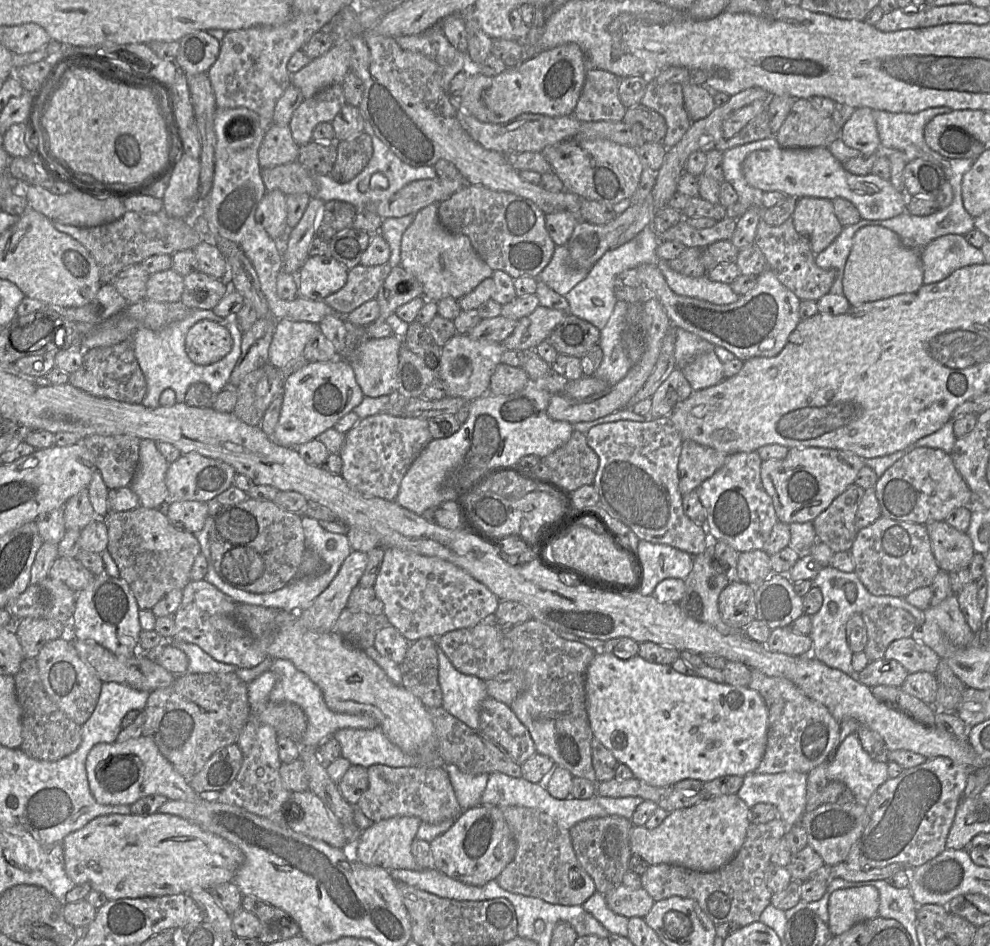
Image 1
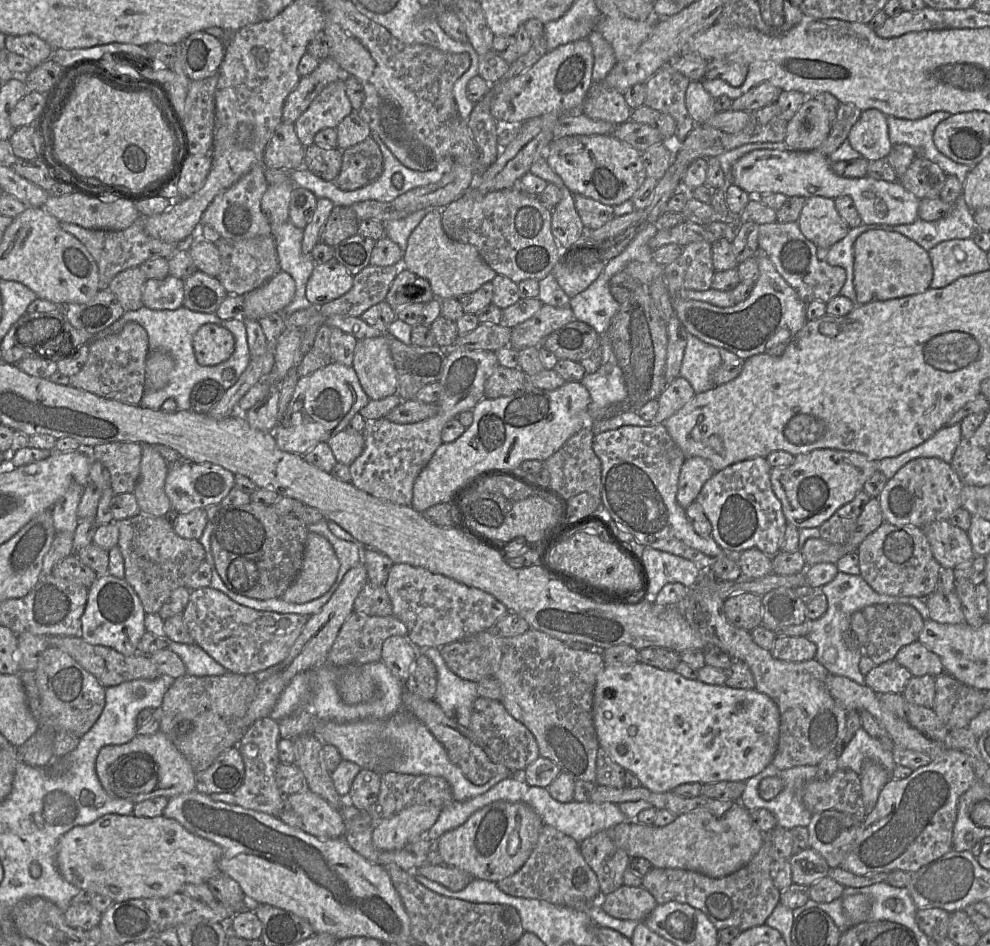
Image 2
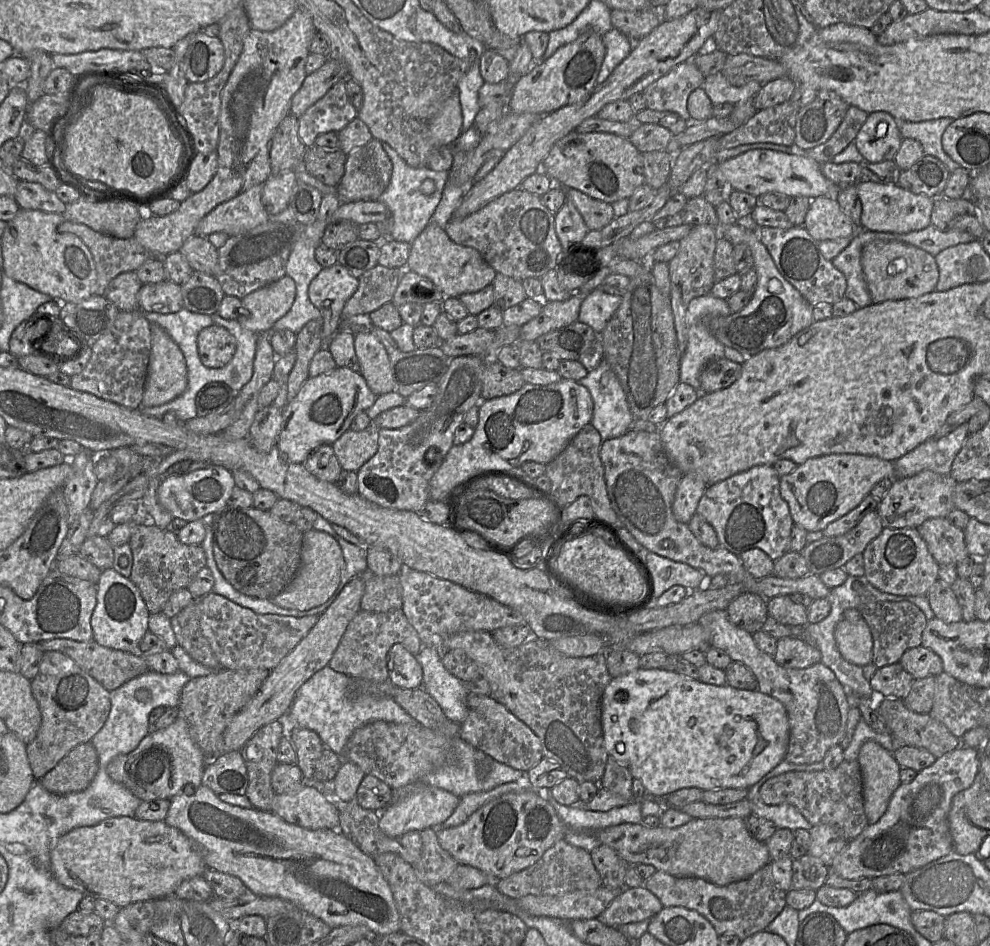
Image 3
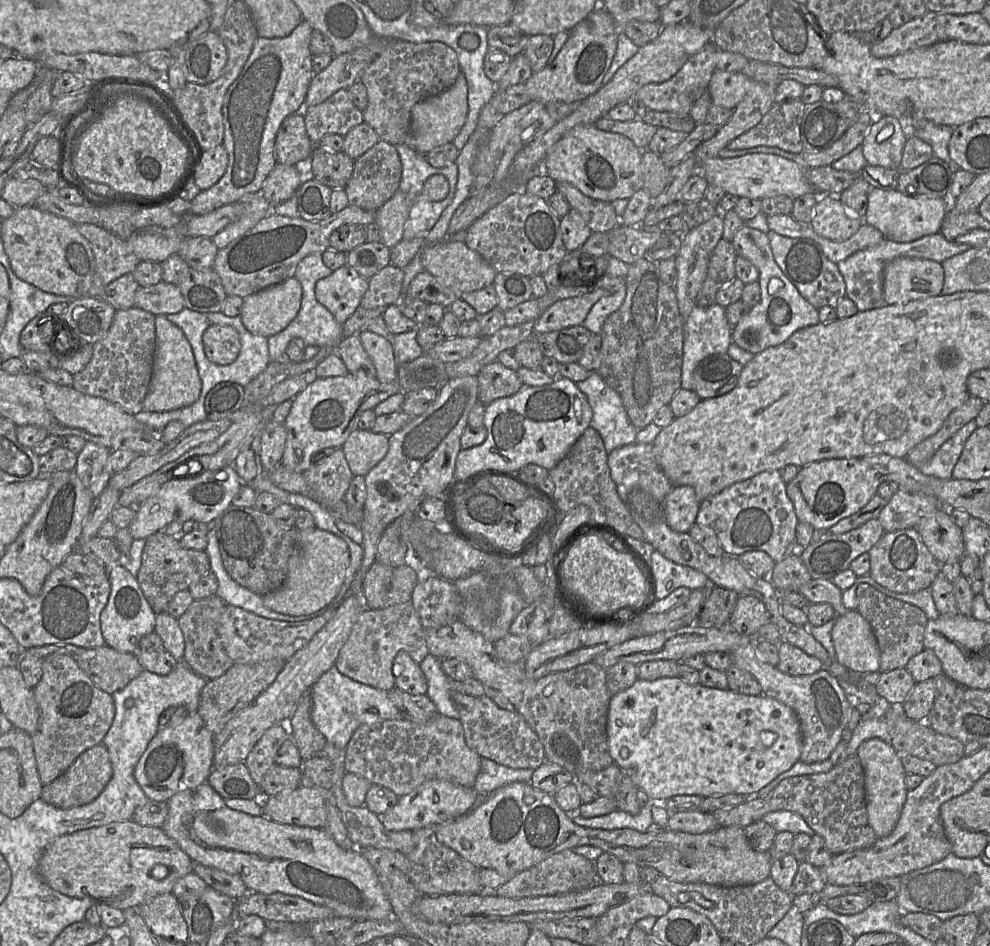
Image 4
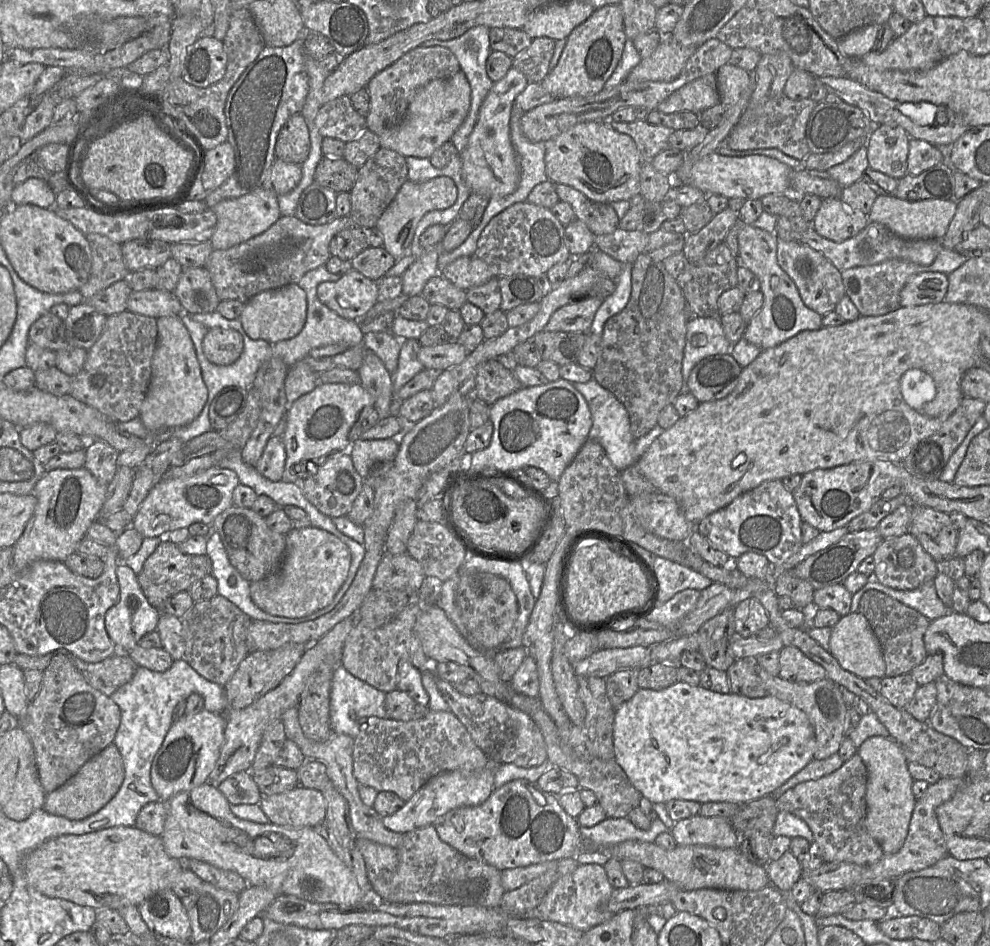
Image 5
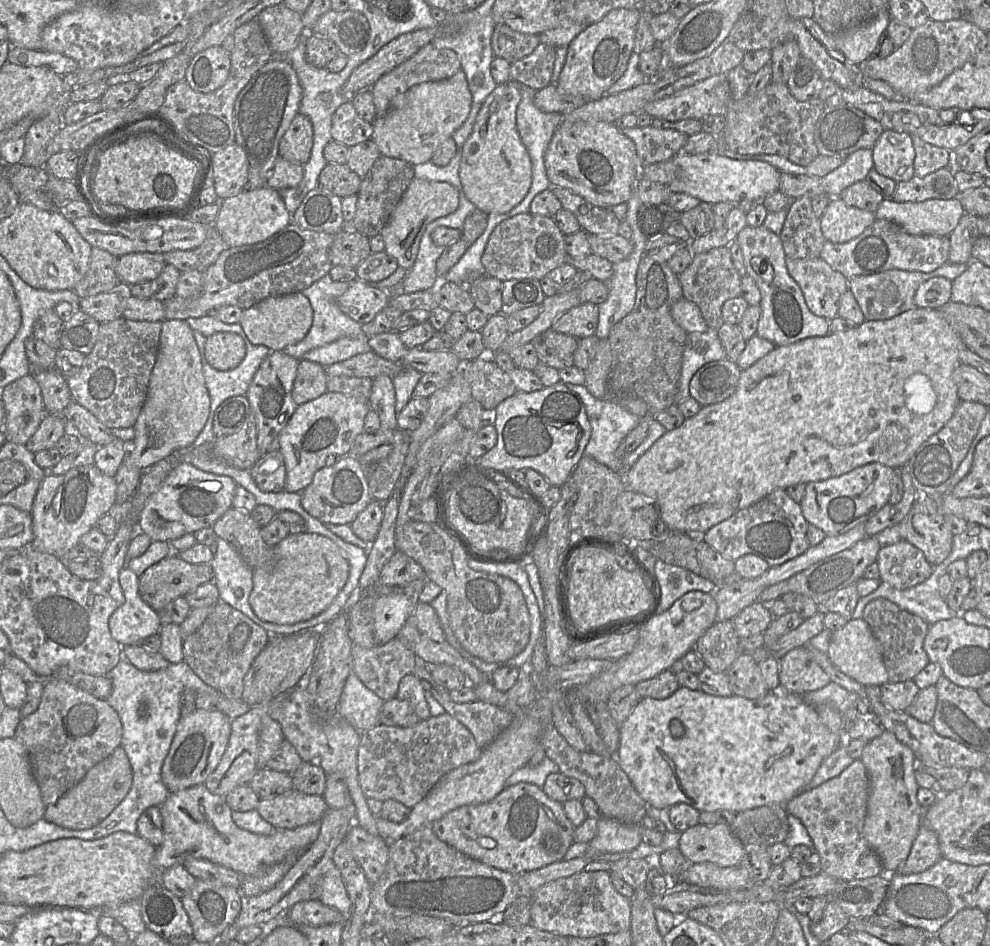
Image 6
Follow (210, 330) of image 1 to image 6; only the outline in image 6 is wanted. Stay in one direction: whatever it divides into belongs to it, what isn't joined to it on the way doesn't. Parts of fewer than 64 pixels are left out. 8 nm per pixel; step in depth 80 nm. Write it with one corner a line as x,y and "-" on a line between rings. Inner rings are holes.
216,332
206,338
205,357
216,370
227,371
239,366
246,355
246,344
235,332

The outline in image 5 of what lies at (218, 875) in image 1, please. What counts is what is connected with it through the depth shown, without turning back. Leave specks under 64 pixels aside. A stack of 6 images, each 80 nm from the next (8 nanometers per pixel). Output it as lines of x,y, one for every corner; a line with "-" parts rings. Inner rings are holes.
115,826
82,835
49,839
23,860
28,884
50,898
61,898
94,909
122,910
138,906
157,891
170,889
185,862
170,857
161,836
136,826

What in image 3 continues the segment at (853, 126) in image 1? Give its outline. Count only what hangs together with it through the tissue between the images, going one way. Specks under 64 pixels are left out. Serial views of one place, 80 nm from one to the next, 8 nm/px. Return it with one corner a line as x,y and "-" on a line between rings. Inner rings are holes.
884,111
868,114
854,143
864,159
871,163
893,160
903,137
898,120

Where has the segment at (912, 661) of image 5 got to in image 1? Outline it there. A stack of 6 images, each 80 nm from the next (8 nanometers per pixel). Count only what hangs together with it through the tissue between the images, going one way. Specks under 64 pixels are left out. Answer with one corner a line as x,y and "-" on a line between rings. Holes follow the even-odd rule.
873,606
861,613
867,629
867,644
864,649
870,661
883,659
888,646
895,640
909,638
916,627
916,620
908,611
893,606

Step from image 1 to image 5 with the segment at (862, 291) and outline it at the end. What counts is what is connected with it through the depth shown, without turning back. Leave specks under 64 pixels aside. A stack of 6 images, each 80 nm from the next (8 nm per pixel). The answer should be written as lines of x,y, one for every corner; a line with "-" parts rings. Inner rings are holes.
921,272
908,280
900,293
902,307
936,304
945,301
948,276
941,272

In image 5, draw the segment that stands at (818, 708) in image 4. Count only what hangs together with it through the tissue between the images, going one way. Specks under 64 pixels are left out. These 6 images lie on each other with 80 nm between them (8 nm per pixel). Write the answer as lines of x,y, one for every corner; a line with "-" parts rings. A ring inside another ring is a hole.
757,664
757,673
762,680
768,695
787,702
807,715
815,735
816,747
814,760
823,760
837,753
845,738
845,724
848,706
843,700
840,686
828,677
808,684
800,684
784,680
780,676
771,676

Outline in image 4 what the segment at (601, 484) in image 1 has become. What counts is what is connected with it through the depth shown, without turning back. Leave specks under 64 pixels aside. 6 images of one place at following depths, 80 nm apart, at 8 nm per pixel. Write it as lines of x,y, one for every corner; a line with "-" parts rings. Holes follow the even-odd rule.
635,442
614,449
608,453
607,461
619,497
643,531
644,540
651,544
654,550
674,563
689,566
702,572
709,578
710,584
734,590
739,596
757,597
765,604
770,614
770,620
778,627
782,641
786,641
802,649
808,655
818,658
824,667
830,667
830,657
827,650
809,633
808,629
793,624
783,617
780,593
769,578
760,578
749,572
741,564
738,556
726,553
718,557
711,556
688,532
676,532
669,527
665,518
664,500
672,490
673,484
658,465
652,444

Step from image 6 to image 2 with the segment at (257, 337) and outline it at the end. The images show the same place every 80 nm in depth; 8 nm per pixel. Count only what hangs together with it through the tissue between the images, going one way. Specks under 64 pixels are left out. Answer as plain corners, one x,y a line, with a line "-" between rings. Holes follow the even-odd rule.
281,270
261,287
244,295
243,321
282,312
295,296
296,284
292,276

